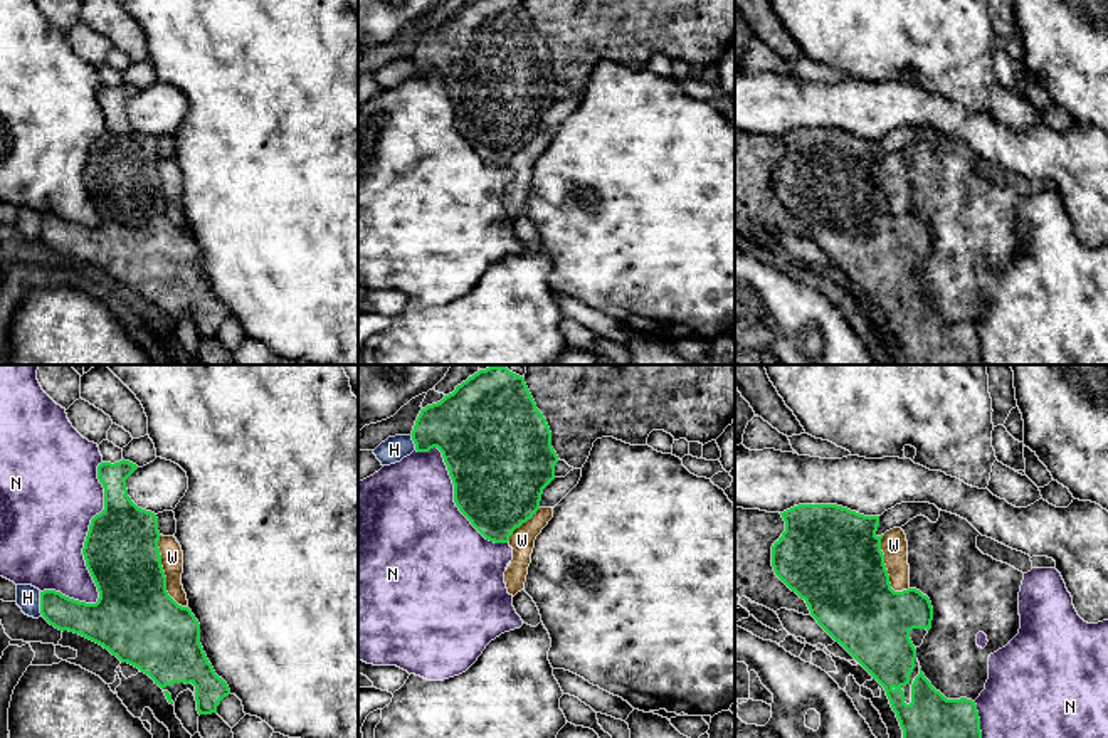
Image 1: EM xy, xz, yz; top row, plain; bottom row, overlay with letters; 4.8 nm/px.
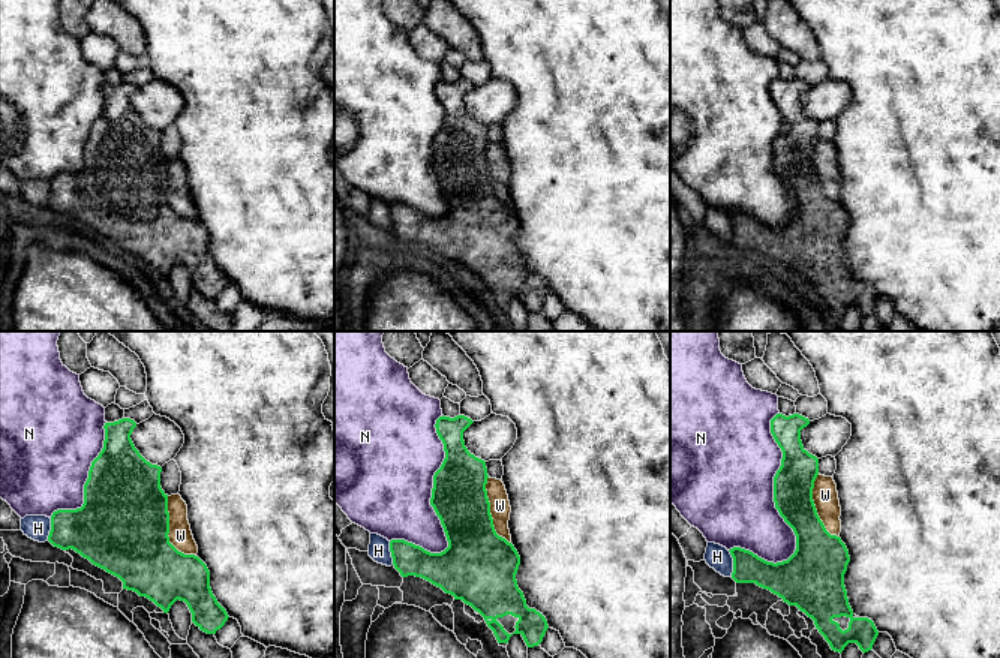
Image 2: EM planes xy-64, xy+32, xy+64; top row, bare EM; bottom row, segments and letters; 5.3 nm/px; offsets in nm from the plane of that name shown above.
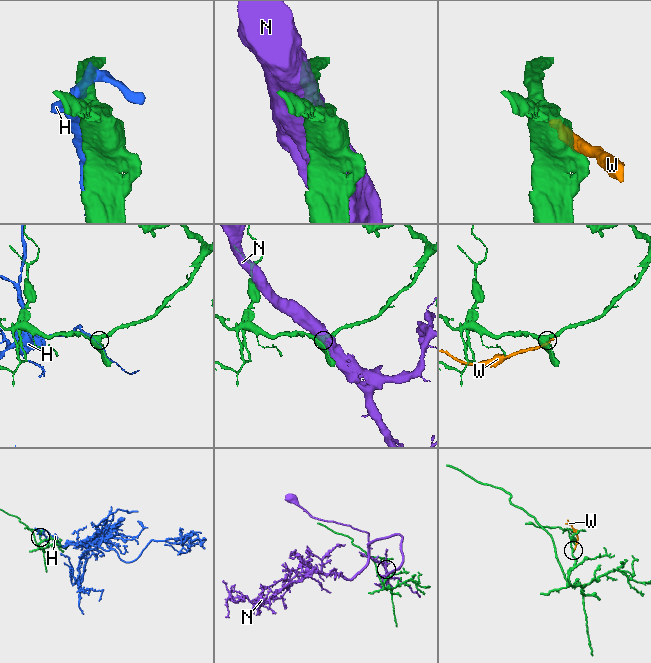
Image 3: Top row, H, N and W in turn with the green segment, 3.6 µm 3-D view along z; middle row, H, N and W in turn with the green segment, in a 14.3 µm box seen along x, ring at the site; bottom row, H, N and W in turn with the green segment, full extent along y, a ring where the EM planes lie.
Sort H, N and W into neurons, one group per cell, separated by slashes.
H / N / W

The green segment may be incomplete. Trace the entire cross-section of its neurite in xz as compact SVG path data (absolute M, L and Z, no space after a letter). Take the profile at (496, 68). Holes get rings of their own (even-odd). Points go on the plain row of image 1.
M469 0L441 25L420 34L412 64L417 76L437 71L454 108L454 126L471 148L489 165L508 166L516 151L540 133L543 113L555 103L558 79L551 55L523 0Z

